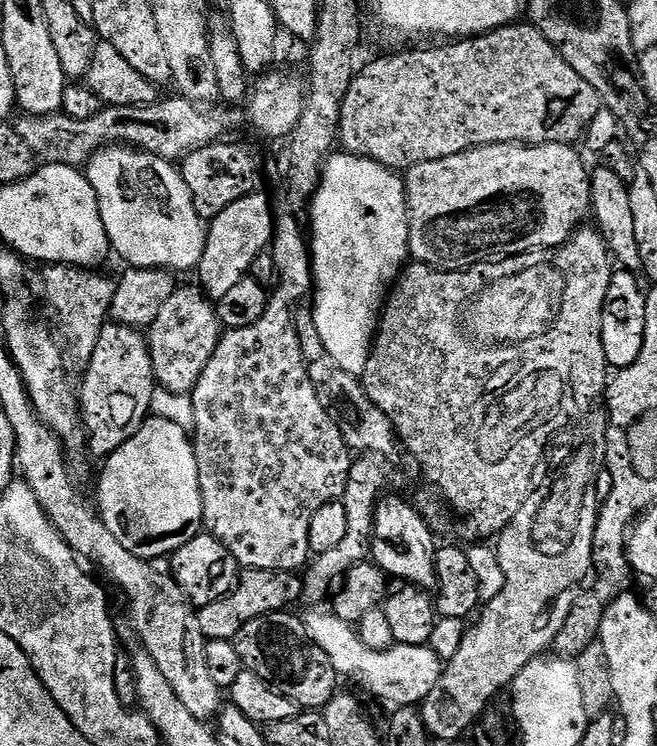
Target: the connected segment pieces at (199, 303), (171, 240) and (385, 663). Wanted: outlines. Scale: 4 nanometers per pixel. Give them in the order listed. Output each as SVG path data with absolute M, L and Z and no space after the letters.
M177 287L170 298L166 298L166 306L158 310L158 318L154 318L151 328L146 332L157 385L171 392L191 393L202 370L206 370L206 362L210 362L221 335L222 325L213 301L199 287Z
M105 146L93 153L87 162L86 175L97 195L111 251L120 255L125 260L125 265L134 268L163 268L176 274L187 268L195 269L199 265L204 249L206 224L196 213L190 190L173 161L163 160L162 157L134 147Z
M308 610L308 613L303 613L302 619L312 641L324 651L326 658L330 658L330 666L334 666L337 677L349 676L357 680L364 684L370 695L392 704L393 709L416 708L423 704L440 680L442 660L432 647L395 643L386 650L370 650L362 642L359 631L332 615L331 611Z

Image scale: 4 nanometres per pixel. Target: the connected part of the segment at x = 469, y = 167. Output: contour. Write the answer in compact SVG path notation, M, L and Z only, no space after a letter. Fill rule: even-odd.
M486 144L483 148L472 148L469 152L454 154L450 158L442 158L434 162L422 162L414 167L407 169L406 172L406 191L408 194L408 251L411 259L418 264L429 264L431 268L437 270L463 270L471 268L473 264L483 264L485 262L495 261L497 258L507 258L509 256L523 256L525 252L535 252L546 248L558 248L560 245L572 239L572 233L577 231L585 223L584 219L589 219L592 210L592 177L590 175L589 165L584 165L584 160L575 152L572 144L534 144L525 146L523 144Z

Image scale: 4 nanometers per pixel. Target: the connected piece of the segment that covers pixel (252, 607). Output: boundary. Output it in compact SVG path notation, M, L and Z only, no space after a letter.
M245 568L239 573L238 586L218 598L218 602L210 602L210 606L198 609L196 617L205 641L235 641L238 630L246 626L246 622L254 622L254 618L269 616L271 612L282 612L291 609L295 600L304 595L304 581L295 572L271 572L257 568Z

